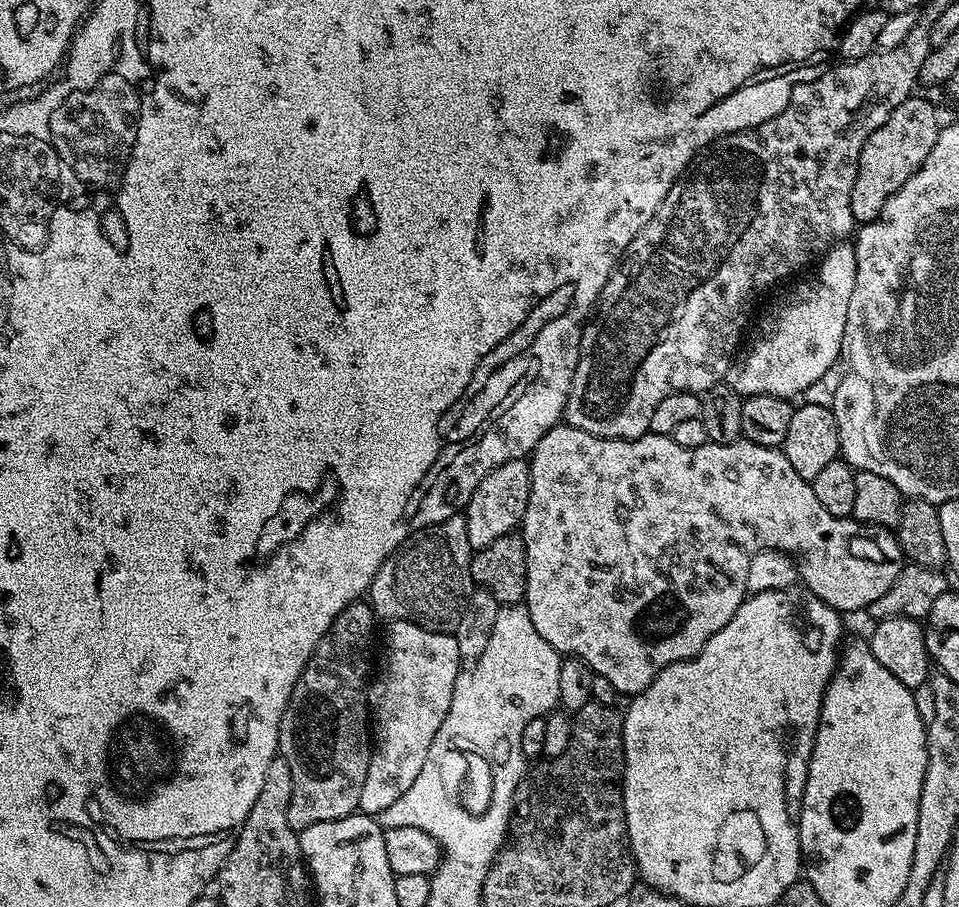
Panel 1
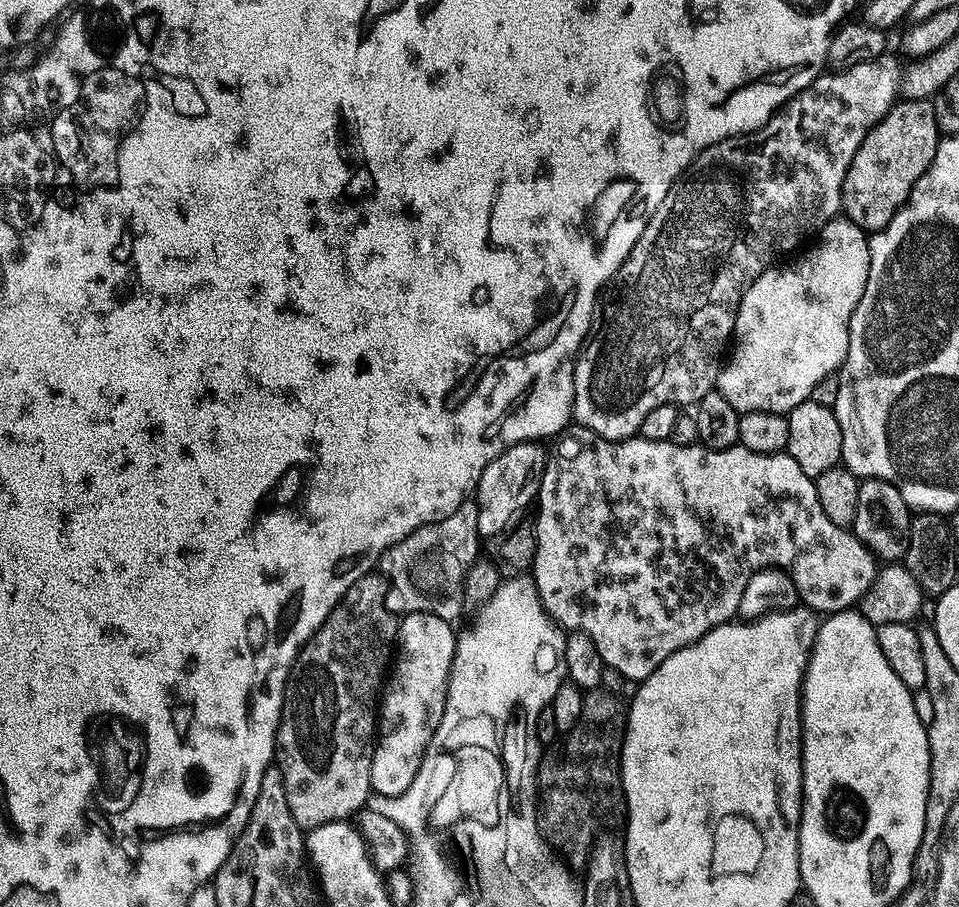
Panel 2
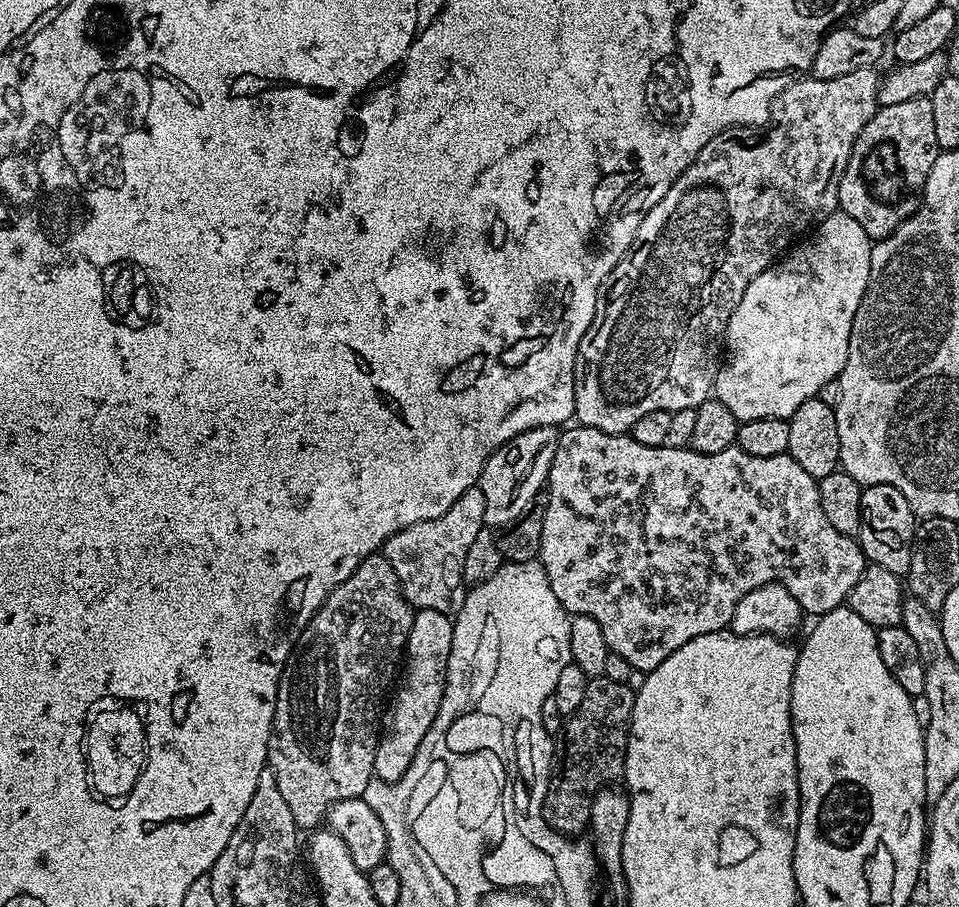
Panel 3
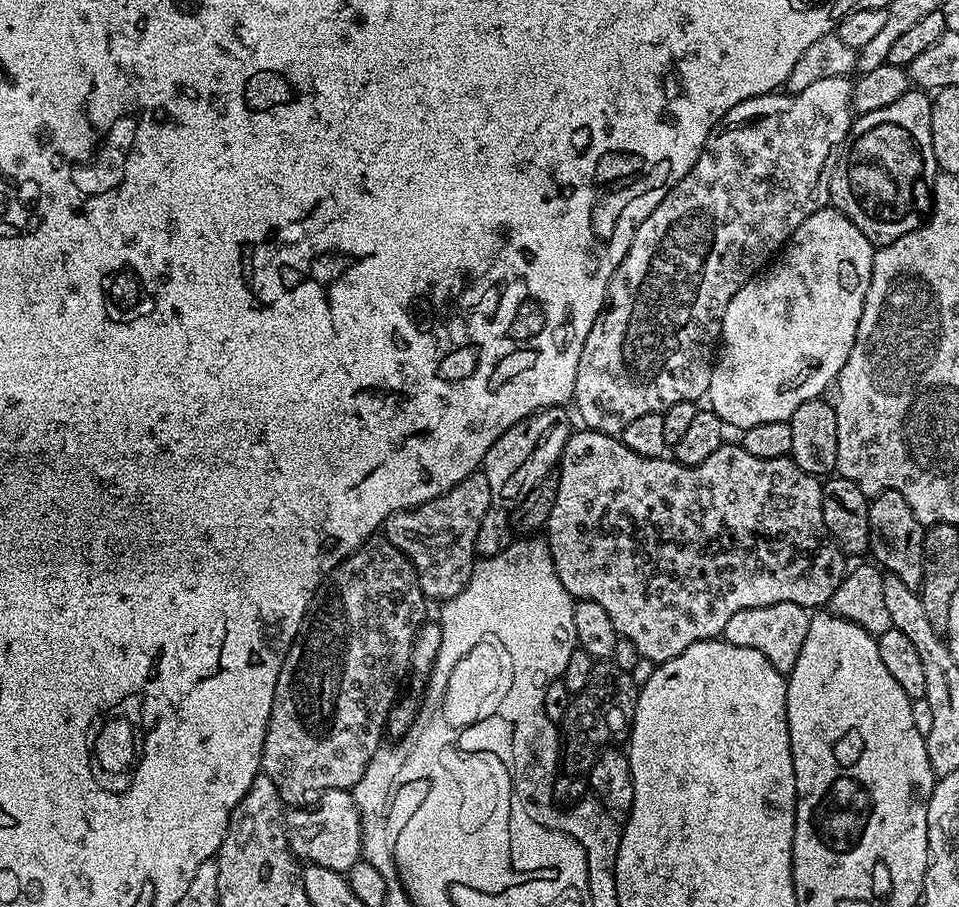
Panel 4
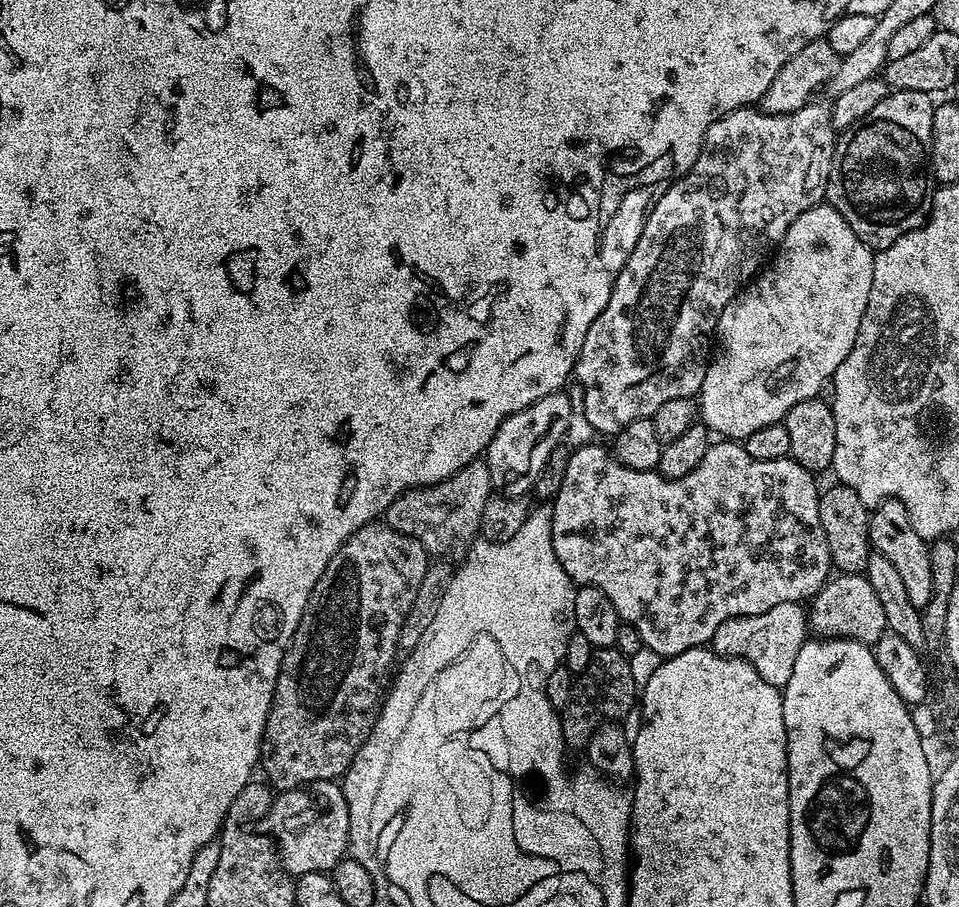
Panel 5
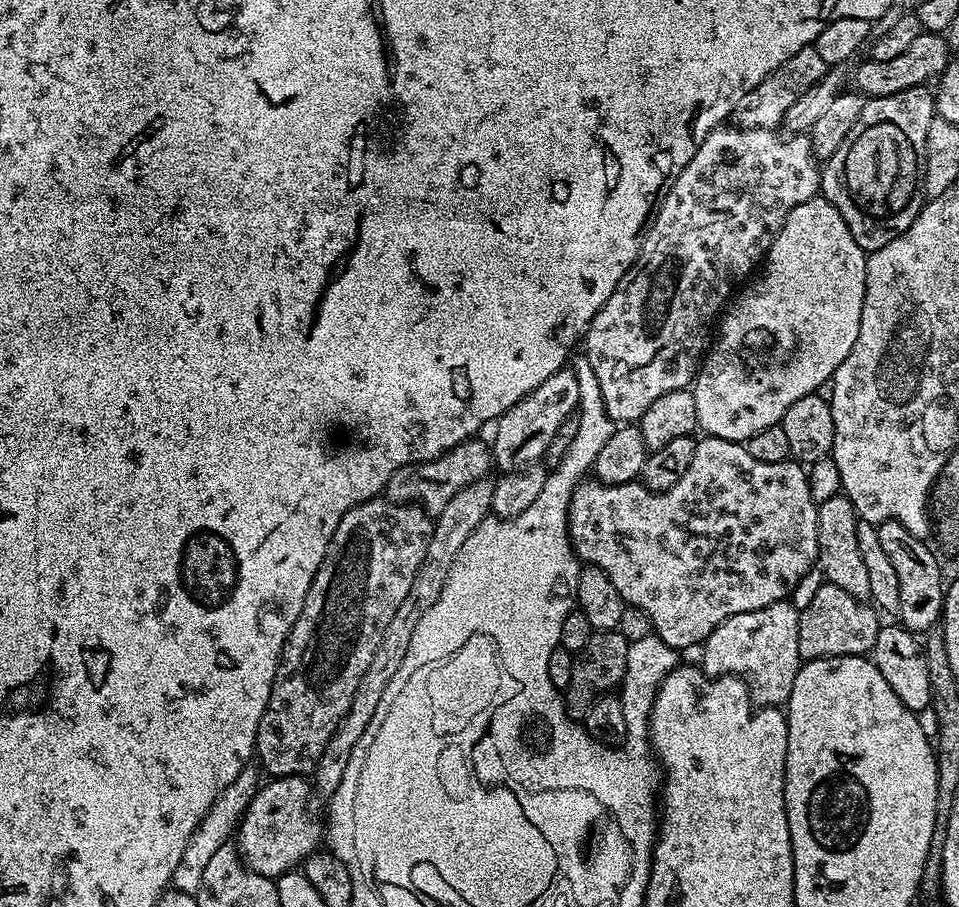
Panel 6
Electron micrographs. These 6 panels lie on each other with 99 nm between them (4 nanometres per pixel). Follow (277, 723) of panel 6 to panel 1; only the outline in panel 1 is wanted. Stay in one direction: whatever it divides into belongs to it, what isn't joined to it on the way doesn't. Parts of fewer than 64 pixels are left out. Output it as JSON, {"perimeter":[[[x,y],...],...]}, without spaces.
{"perimeter":[[[357,602],[346,606],[346,610],[342,610],[342,614],[338,614],[338,618],[334,618],[334,622],[330,626],[328,634],[318,642],[318,646],[314,650],[314,654],[306,662],[306,666],[302,670],[302,674],[298,678],[298,682],[292,691],[292,700],[286,706],[286,710],[282,714],[282,722],[280,723],[280,746],[279,755],[286,758],[286,762],[290,762],[290,774],[294,774],[294,794],[290,798],[290,810],[288,817],[290,818],[290,826],[299,834],[305,832],[310,826],[314,826],[318,822],[330,822],[338,818],[346,818],[353,815],[359,809],[360,799],[362,798],[362,786],[366,786],[366,774],[368,767],[372,761],[372,744],[370,743],[370,709],[368,707],[368,689],[370,687],[370,672],[368,676],[368,659],[372,656],[372,635],[376,632],[376,624],[378,625],[378,617],[372,611],[371,603]]]}

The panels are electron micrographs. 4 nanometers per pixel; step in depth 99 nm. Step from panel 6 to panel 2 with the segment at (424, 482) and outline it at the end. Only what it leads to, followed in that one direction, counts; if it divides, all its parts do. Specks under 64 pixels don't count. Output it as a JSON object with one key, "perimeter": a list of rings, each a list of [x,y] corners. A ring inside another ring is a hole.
{"perimeter":[[[475,499],[465,500],[454,514],[433,524],[423,524],[389,552],[380,557],[378,565],[391,595],[387,597],[388,609],[397,614],[421,612],[434,614],[449,622],[456,622],[463,612],[464,579],[478,559],[482,537],[478,530],[478,506]],[[384,571],[384,572],[383,572]],[[392,592],[396,596],[392,596]]]}

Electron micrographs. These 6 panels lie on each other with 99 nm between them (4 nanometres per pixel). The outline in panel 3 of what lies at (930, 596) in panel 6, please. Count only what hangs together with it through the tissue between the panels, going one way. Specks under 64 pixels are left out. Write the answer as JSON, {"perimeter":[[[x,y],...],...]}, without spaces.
{"perimeter":[[[869,484],[861,491],[858,543],[868,564],[882,566],[882,570],[890,570],[895,576],[907,577],[917,523],[918,517],[910,502],[902,498],[902,490],[885,484]]]}

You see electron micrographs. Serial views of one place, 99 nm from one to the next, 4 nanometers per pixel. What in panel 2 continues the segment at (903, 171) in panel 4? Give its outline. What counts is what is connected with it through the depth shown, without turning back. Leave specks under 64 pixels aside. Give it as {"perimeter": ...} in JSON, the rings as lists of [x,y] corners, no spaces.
{"perimeter":[[[901,99],[893,104],[890,111],[868,131],[866,138],[862,138],[862,146],[858,146],[854,162],[850,162],[850,170],[842,182],[840,195],[843,215],[869,234],[887,226],[890,218],[894,218],[897,210],[907,202],[910,190],[916,185],[918,178],[922,178],[922,174],[930,166],[941,139],[940,127],[936,125],[936,106],[932,100]]]}

